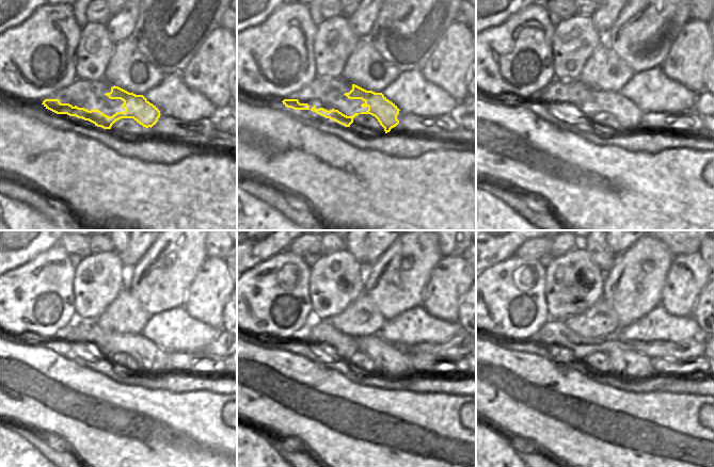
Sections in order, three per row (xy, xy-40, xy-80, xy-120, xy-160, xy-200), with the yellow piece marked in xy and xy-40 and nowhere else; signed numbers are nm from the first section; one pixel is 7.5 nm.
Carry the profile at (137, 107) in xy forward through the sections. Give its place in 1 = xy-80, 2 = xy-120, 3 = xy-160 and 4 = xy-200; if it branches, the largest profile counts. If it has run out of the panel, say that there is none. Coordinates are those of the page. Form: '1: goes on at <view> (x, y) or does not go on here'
1: goes on at xy-80 (629, 123)
2: goes on at xy-120 (147, 363)
3: goes on at xy-160 (390, 366)
4: goes on at xy-200 (630, 366)

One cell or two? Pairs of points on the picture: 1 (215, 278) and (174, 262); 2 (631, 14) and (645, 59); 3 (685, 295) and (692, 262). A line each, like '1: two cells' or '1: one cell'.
1: two cells
2: one cell
3: one cell

